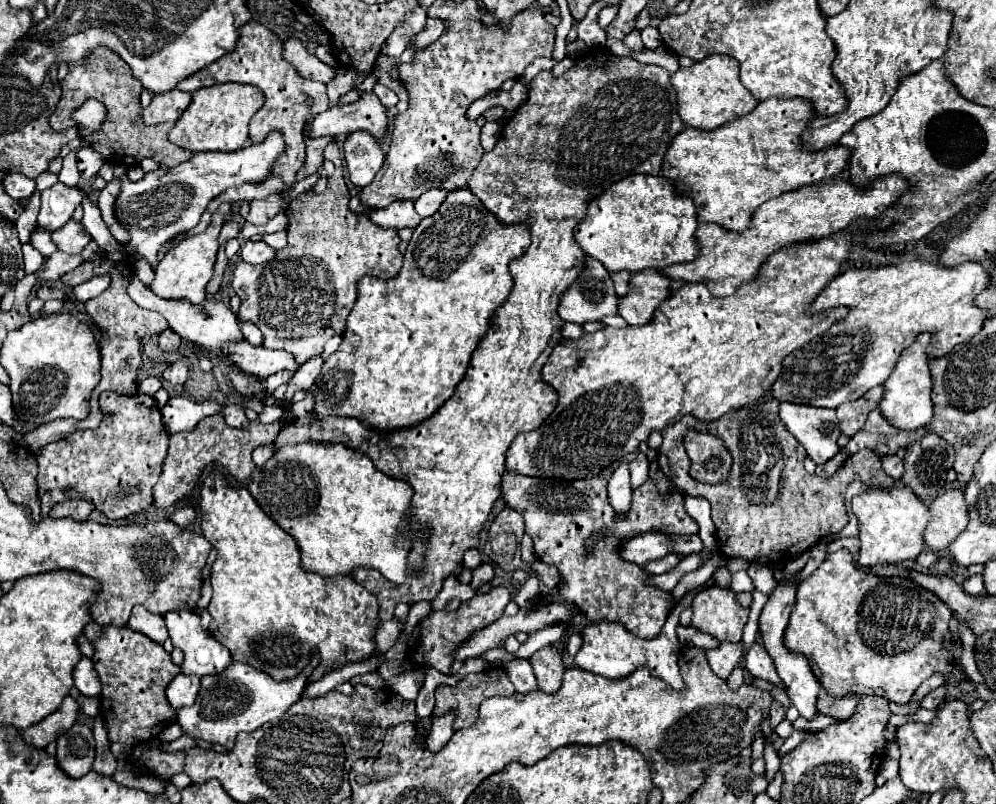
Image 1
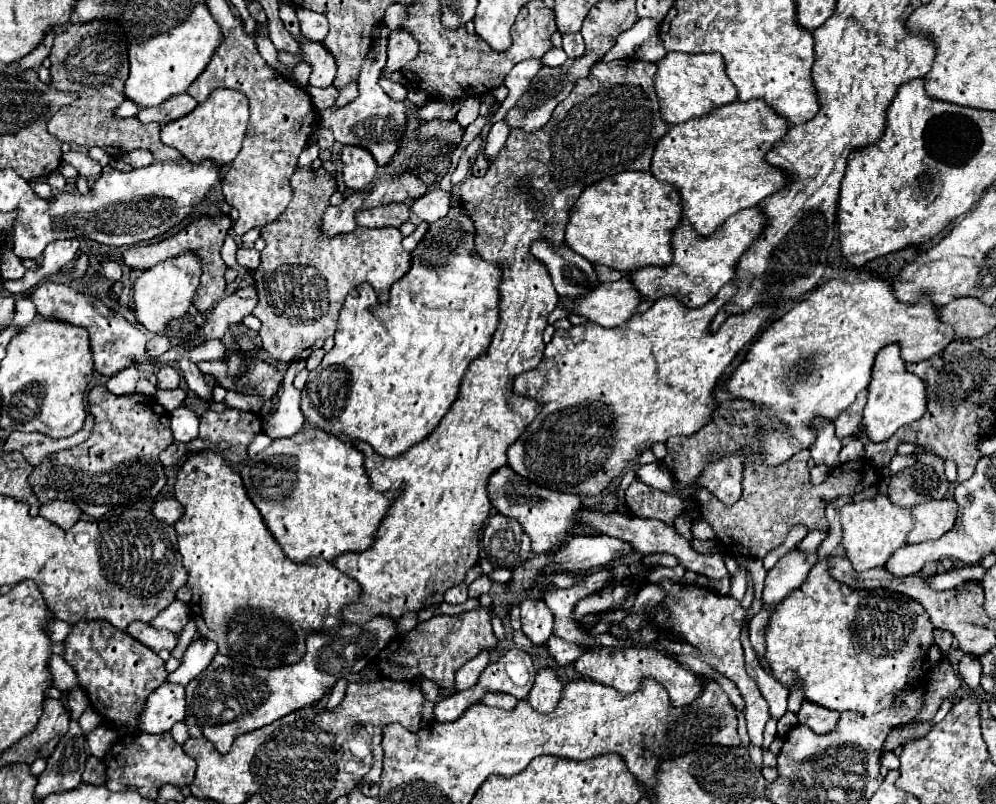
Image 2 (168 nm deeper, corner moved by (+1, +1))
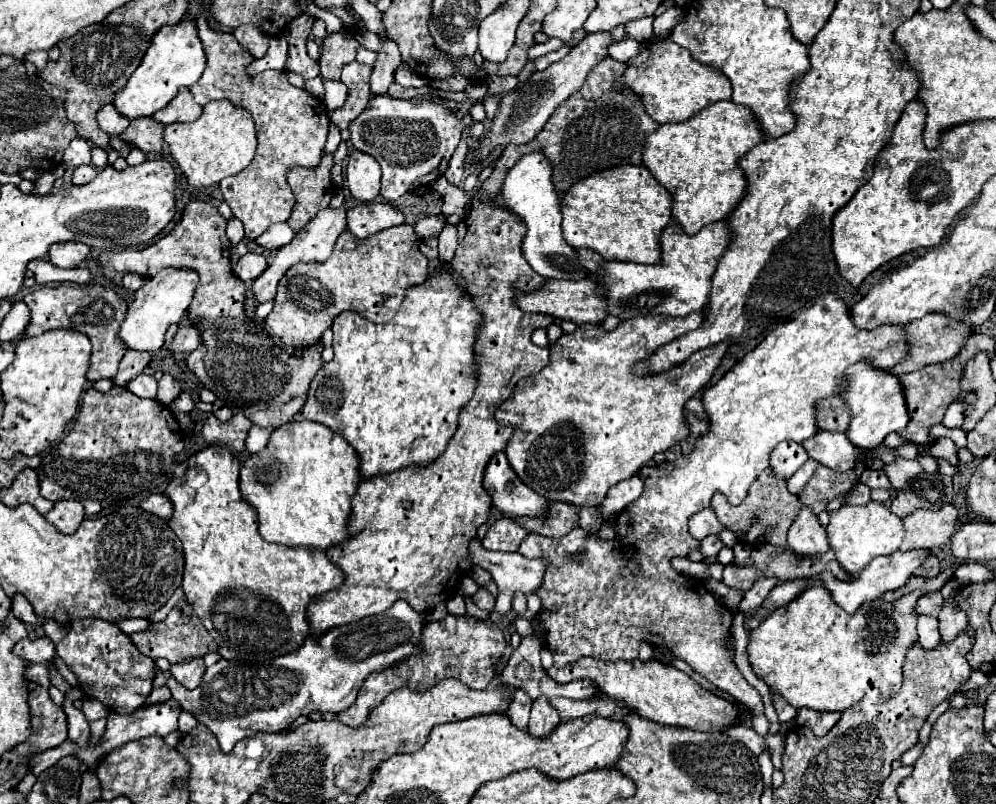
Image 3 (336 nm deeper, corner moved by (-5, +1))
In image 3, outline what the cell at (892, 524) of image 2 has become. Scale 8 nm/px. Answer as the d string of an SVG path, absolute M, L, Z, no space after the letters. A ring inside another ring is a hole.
M869 501L859 507L843 505L841 509L829 515L827 525L829 543L837 555L837 561L847 569L851 575L861 573L875 557L891 555L901 547L903 541L903 519L891 513L891 509L879 501Z

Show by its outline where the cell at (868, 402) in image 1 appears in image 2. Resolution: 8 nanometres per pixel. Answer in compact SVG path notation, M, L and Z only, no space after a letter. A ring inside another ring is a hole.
M867 391L857 393L857 399L853 401L853 405L835 419L835 435L837 435L839 439L851 435L851 433L859 427L861 411L863 411L863 407L865 407L865 397L867 397L865 393L867 393Z

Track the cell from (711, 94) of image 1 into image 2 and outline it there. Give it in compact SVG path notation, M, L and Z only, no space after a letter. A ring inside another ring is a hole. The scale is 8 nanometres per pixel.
M667 53L657 61L657 77L653 81L657 99L661 101L661 115L669 125L685 123L693 117L703 117L719 105L733 103L737 99L737 89L725 75L725 63L719 53L709 55L685 55Z

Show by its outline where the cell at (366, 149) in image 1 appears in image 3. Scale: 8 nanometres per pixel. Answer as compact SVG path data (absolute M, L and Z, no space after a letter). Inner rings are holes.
M353 151L347 163L347 187L351 195L359 201L373 201L379 195L381 187L381 167L375 157L367 153Z

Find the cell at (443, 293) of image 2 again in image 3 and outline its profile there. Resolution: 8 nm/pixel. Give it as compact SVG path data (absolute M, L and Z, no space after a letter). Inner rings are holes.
M441 261L437 275L427 277L423 285L411 285L407 289L391 321L377 325L355 311L341 313L333 321L335 357L315 373L301 413L305 419L323 423L349 441L361 459L363 479L385 475L407 465L427 465L439 457L457 431L461 409L477 389L479 367L475 341L483 325L483 313L479 313L467 289L455 279L457 271L451 267L451 261Z

